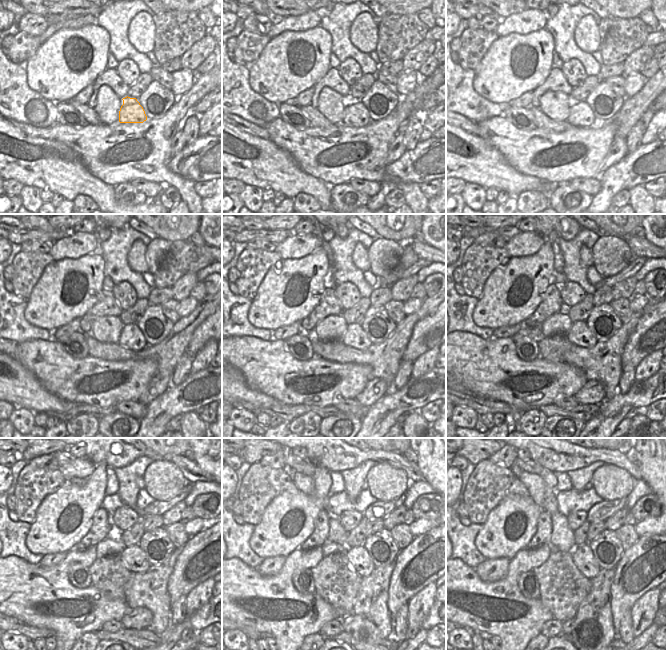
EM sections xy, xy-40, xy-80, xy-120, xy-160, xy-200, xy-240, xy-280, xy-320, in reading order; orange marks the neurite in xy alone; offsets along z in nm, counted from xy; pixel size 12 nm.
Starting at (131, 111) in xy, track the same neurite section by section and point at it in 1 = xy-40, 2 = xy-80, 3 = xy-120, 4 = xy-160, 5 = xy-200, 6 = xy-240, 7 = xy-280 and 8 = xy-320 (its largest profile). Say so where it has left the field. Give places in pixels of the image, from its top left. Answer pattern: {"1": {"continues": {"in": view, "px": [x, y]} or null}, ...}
{"1": {"continues": {"in": "xy-40", "px": [356, 114]}}, "2": {"continues": {"in": "xy-80", "px": [580, 114]}}, "3": {"continues": {"in": "xy-120", "px": [131, 337]}}, "4": {"continues": {"in": "xy-160", "px": [354, 336]}}, "5": {"continues": {"in": "xy-200", "px": [580, 335]}}, "6": {"continues": {"in": "xy-240", "px": [133, 557]}}, "7": {"continues": {"in": "xy-280", "px": [358, 556]}}, "8": {"continues": {"in": "xy-320", "px": [583, 557]}}}

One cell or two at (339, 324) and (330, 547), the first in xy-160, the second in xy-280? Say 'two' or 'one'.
one

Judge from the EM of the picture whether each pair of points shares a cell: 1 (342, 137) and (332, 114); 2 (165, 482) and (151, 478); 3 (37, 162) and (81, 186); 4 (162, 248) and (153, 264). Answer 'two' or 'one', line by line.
1: two
2: one
3: one
4: one

